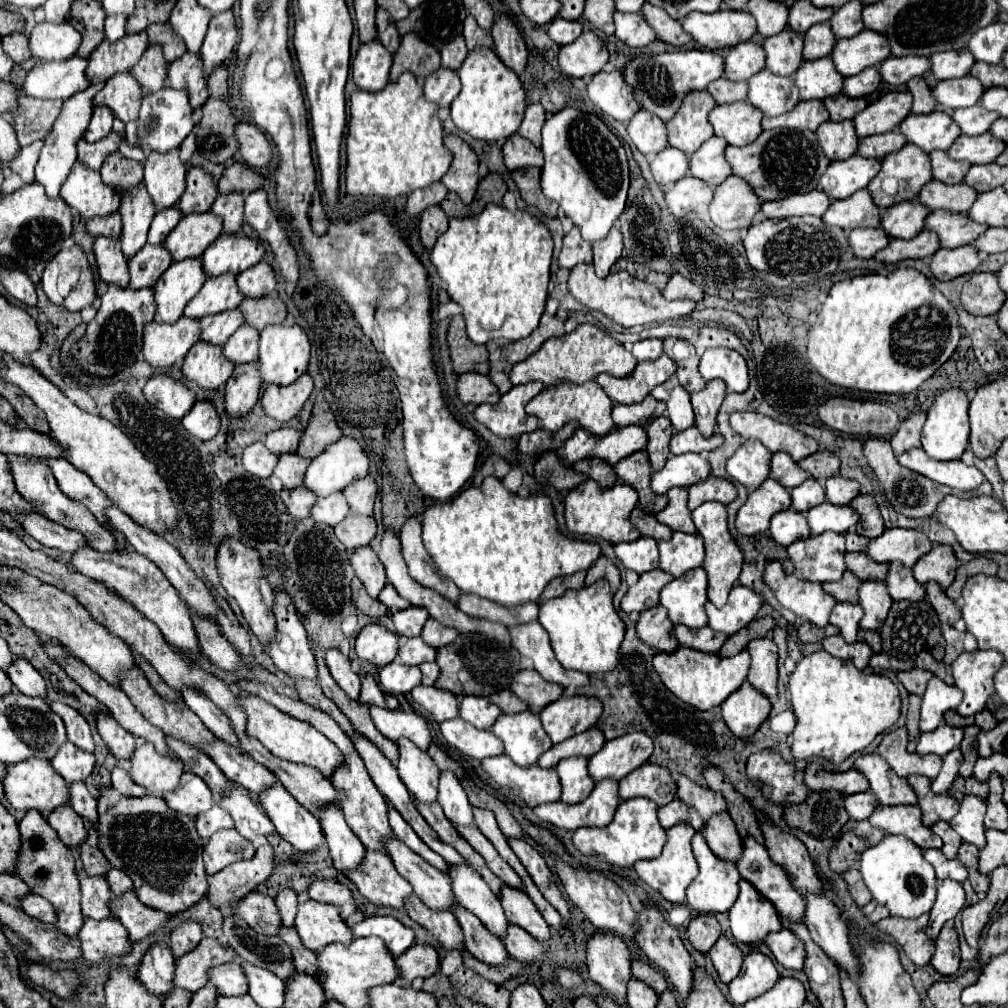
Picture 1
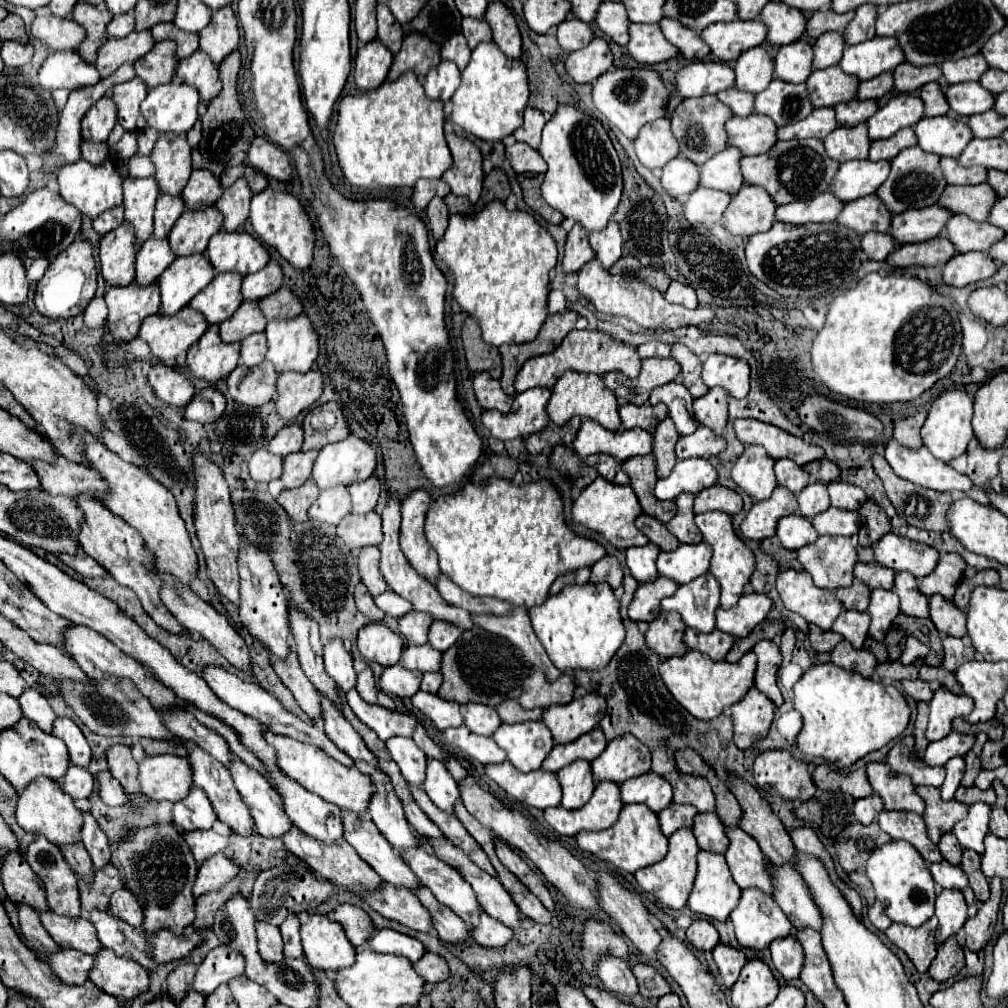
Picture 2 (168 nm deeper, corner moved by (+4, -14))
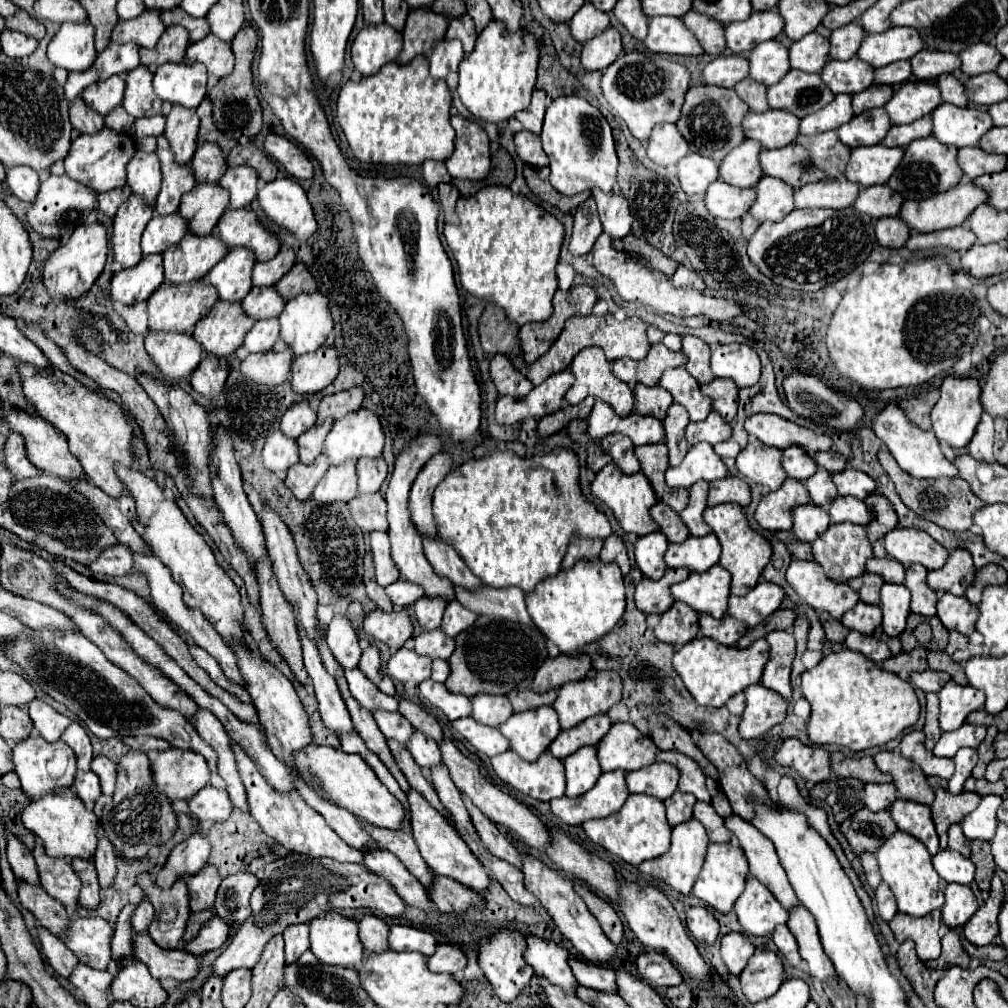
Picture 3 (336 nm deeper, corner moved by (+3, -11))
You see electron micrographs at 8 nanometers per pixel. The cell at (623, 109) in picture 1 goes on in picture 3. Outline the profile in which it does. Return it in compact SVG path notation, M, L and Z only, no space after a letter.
M639 51L617 57L601 77L603 97L607 99L609 107L625 121L631 135L639 141L645 141L657 123L675 123L679 119L687 89L689 71L683 65L669 61L665 55Z

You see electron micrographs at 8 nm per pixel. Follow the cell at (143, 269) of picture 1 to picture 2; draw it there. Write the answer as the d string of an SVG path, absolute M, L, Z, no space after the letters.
M150 236L136 254L136 282L144 286L152 284L172 264L174 258L176 254L172 254L168 238L158 240L156 236Z

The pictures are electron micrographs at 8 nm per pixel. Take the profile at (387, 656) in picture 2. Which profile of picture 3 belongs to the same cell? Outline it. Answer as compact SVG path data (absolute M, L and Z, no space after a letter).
M371 611L365 615L363 631L373 643L383 643L393 651L401 649L403 643L413 635L413 623L407 615L407 611Z

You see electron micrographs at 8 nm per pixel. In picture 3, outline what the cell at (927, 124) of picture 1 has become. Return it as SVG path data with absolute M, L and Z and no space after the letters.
M941 103L933 113L933 137L943 145L975 147L979 139L993 127L987 107L953 107Z

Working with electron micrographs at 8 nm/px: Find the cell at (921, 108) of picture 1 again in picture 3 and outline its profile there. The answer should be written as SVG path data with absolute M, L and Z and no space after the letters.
M945 73L941 77L937 77L935 85L939 87L941 91L941 99L943 103L953 103L957 107L965 107L967 105L967 99L963 95L963 85L951 75L951 73Z

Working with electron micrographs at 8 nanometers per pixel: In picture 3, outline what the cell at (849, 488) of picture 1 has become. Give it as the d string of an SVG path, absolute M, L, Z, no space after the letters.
M847 467L845 471L833 473L831 477L833 477L833 483L837 485L839 495L843 495L843 497L851 495L851 497L863 501L867 495L875 493L875 481L869 475L865 475L863 471Z

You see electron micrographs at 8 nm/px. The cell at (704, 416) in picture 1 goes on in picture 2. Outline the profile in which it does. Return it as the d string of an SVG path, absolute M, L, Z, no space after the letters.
M710 388L708 394L694 400L694 416L702 426L714 430L714 434L722 436L728 422L728 392Z

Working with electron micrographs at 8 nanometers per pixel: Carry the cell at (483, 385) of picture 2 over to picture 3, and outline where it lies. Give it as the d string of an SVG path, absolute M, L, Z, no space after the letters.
M495 355L491 359L489 365L489 373L491 373L491 381L497 387L499 395L511 395L515 399L525 397L531 391L531 383L527 381L527 377L523 377L521 373L517 373L513 369L513 365L503 357L503 355Z

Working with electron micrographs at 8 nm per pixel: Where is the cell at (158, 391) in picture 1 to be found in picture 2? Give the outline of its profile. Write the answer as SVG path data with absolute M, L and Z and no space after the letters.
M154 364L148 372L148 382L152 384L156 396L168 406L184 408L194 396L194 384L180 368Z

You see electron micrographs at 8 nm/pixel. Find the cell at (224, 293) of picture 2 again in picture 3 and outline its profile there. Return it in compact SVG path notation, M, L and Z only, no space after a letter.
M237 247L237 251L229 251L225 259L221 259L213 271L209 271L209 285L217 289L219 301L239 303L251 291L251 271L255 259L251 251L245 247Z

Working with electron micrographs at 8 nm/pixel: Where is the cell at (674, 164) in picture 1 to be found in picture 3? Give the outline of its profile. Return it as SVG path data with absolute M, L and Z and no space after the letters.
M689 153L677 163L677 179L687 195L705 193L709 183L719 179L717 163L713 159L705 159L703 155Z

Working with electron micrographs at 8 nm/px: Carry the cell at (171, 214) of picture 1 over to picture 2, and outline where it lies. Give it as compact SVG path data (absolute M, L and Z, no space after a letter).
M158 198L156 200L156 212L154 212L154 236L166 238L174 222L184 212L184 202L180 198Z

